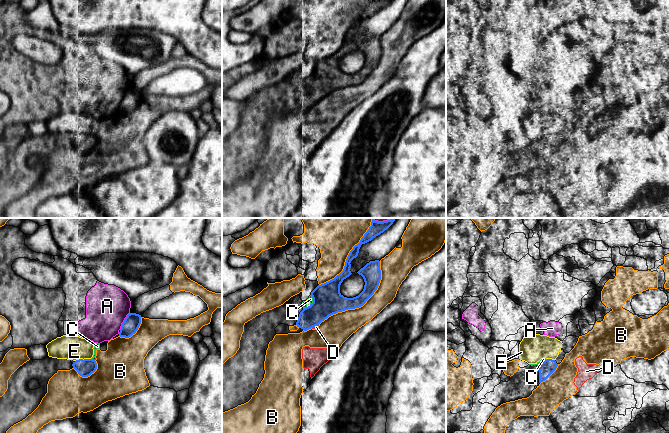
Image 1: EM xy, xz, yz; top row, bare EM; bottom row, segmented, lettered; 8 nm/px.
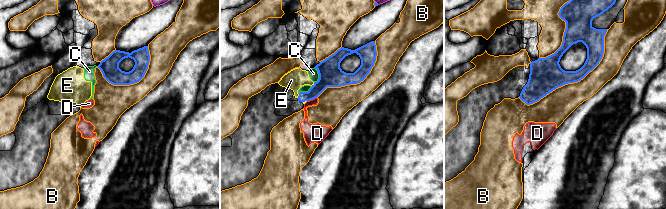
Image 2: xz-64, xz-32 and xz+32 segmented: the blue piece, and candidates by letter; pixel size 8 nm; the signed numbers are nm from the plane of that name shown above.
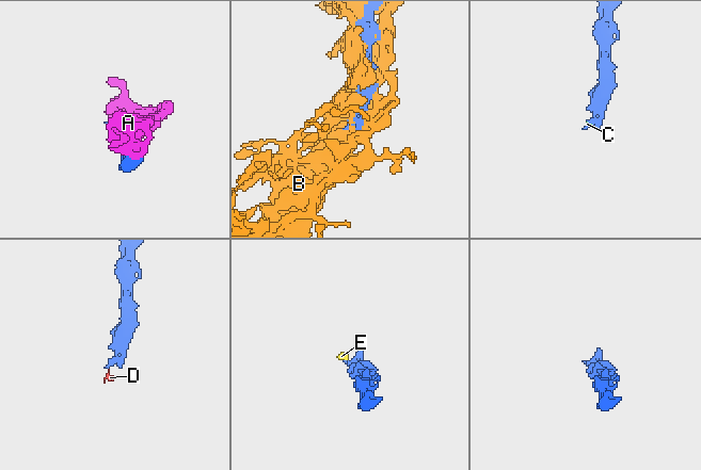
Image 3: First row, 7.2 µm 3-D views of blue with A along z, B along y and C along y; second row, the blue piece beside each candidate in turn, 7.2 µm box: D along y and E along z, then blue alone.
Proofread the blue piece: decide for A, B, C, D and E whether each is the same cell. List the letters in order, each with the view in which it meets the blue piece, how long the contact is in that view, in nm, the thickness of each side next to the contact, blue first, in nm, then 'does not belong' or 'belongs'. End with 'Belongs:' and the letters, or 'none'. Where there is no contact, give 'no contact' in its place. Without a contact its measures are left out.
A: xy | 160 nm | 130/340 nm | does not belong
B: xz | 700 nm | 190/220 nm | does not belong
C: xz | 80 nm | 240/50 nm | does not belong
D: xz | 70 nm | 240/30 nm | does not belong
E: xy | 130 nm | 140/200 nm | does not belong
Belongs: none

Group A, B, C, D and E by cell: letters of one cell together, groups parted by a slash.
A / B C D E

